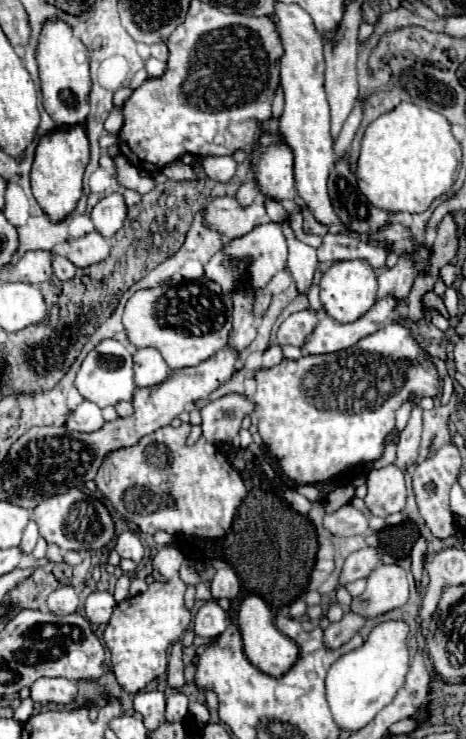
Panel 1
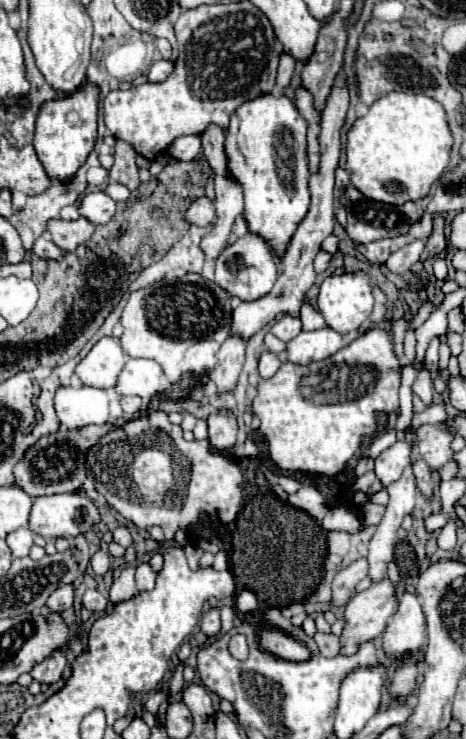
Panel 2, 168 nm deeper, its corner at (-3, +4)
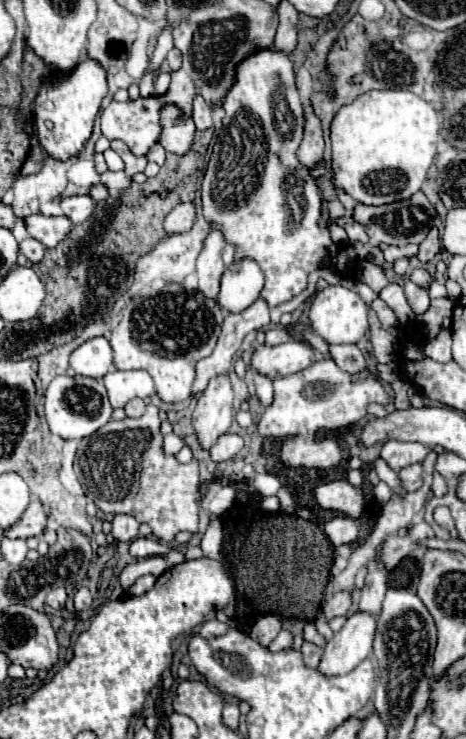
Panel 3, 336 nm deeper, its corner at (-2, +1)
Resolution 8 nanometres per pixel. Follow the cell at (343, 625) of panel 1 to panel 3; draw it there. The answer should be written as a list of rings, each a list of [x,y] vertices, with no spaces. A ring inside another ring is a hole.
[[[304,643],[300,653],[302,653],[302,659],[304,659],[306,667],[312,667],[312,669],[318,667],[318,661],[322,657],[322,649],[320,647],[316,647],[314,643]]]

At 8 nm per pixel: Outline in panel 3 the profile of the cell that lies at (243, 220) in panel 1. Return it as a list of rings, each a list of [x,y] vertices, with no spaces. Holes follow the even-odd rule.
[[[194,203],[176,205],[164,219],[166,233],[184,233],[190,231],[190,225],[194,225]]]

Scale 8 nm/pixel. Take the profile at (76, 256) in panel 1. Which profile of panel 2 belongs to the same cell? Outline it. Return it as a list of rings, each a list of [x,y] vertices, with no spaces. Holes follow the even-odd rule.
[[[79,218],[79,220],[73,220],[73,222],[67,222],[67,220],[49,222],[47,230],[51,232],[53,242],[61,250],[73,252],[77,246],[85,244],[87,240],[91,240],[91,236],[95,232],[95,226],[87,218]]]

